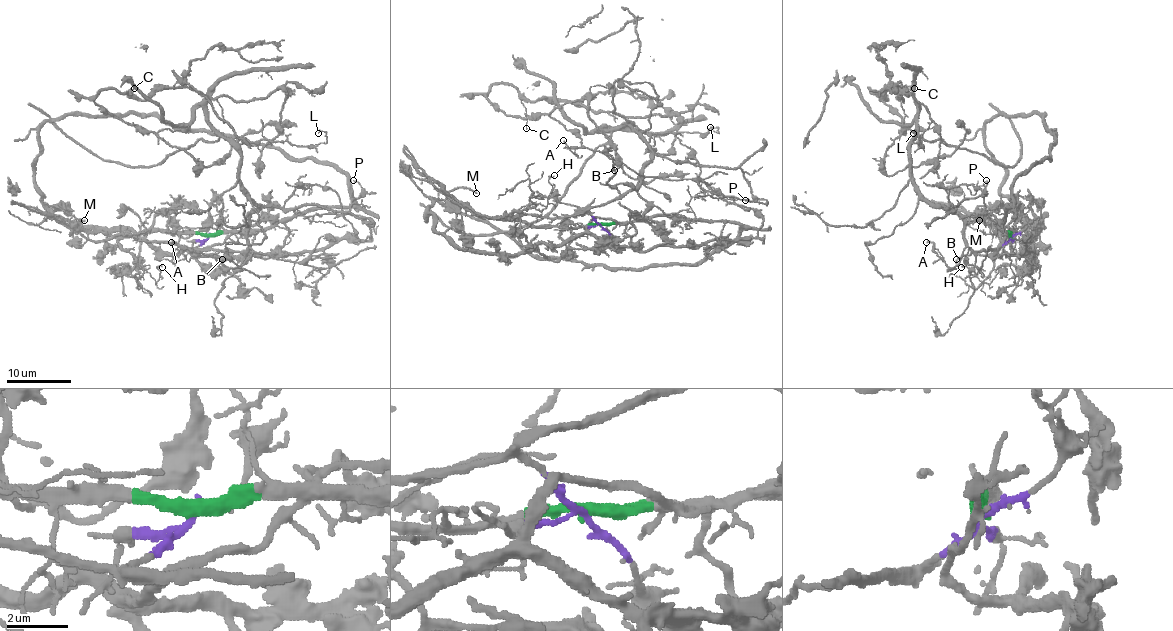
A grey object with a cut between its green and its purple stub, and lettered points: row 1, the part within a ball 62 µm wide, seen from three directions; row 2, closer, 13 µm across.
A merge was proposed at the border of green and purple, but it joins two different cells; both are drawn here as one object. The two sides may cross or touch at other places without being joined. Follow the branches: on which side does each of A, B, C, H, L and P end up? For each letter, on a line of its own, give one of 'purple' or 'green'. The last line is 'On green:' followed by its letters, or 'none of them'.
A: purple
B: purple
C: purple
H: green
L: purple
P: purple
On green: H

